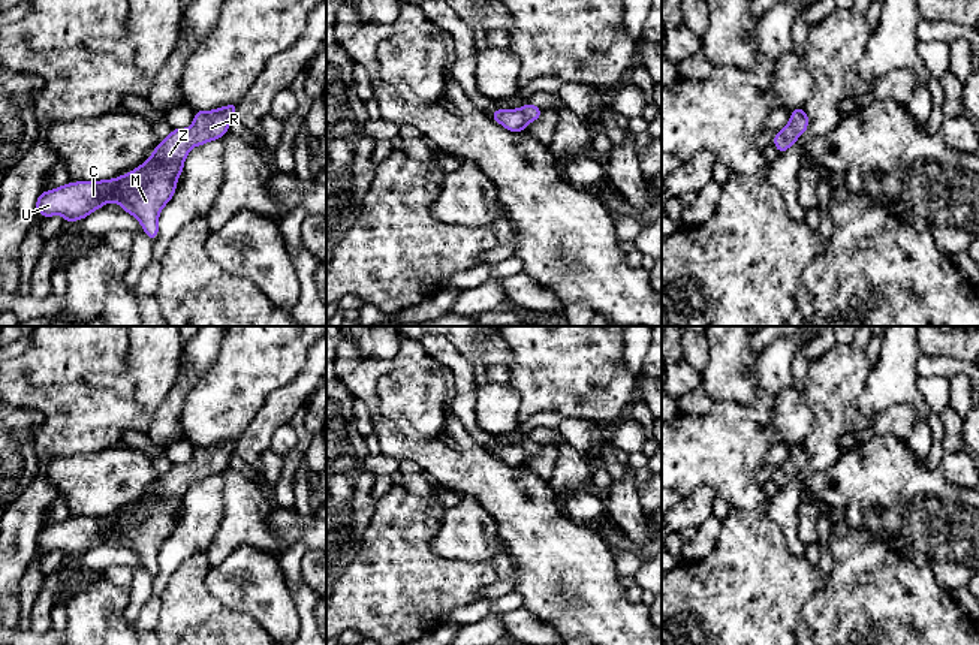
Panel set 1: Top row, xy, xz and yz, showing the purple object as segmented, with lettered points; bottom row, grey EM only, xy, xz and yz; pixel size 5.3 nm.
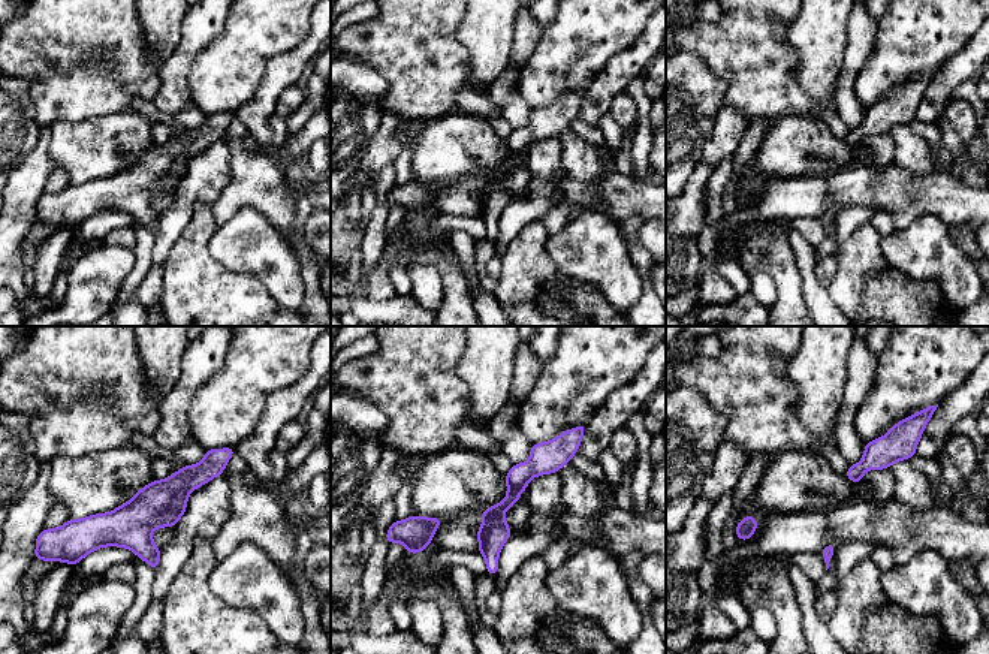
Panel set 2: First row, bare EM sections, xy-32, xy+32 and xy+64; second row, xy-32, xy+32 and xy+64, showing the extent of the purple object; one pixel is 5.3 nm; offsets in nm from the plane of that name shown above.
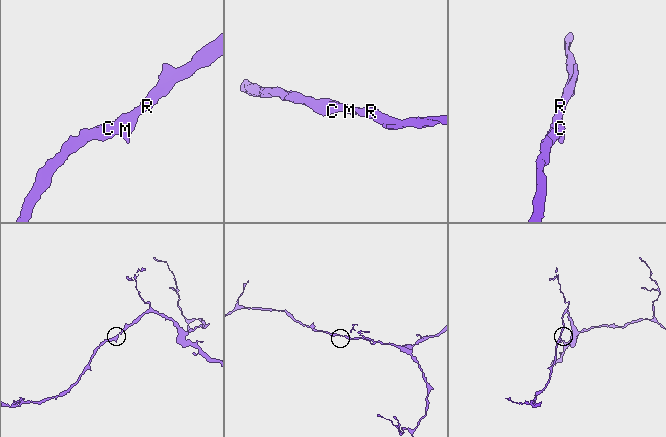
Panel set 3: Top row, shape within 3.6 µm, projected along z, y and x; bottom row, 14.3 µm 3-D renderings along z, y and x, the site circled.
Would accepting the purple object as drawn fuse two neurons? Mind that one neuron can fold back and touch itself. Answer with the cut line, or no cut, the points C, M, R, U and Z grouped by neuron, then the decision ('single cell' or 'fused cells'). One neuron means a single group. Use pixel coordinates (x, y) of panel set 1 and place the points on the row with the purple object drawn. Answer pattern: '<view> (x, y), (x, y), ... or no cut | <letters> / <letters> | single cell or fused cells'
no cut | C M R U Z | single cell

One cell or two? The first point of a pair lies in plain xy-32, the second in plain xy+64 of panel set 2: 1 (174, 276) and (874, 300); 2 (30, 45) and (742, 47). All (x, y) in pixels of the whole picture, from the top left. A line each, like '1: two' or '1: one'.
1: two
2: one

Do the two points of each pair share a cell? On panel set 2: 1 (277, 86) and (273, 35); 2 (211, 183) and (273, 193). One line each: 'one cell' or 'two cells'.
1: two cells
2: two cells

